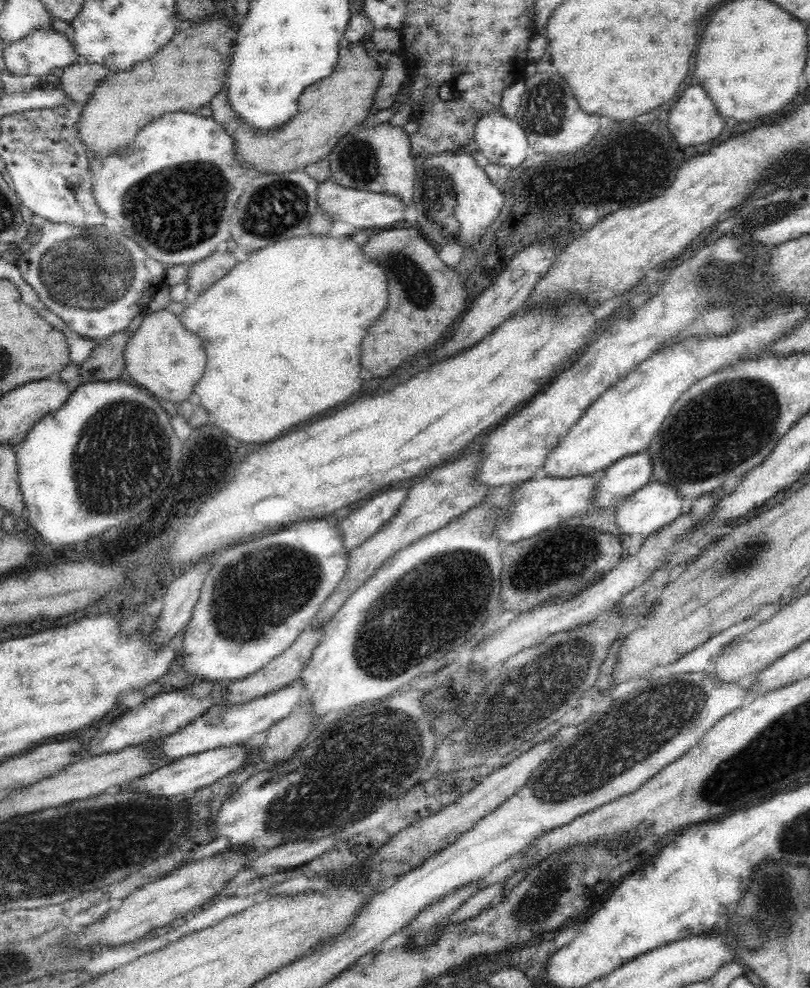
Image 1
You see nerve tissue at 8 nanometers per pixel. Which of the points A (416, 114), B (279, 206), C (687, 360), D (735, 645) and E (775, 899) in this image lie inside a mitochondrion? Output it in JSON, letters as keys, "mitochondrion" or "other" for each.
{"A":"other","B":"mitochondrion","C":"other","D":"other","E":"mitochondrion"}

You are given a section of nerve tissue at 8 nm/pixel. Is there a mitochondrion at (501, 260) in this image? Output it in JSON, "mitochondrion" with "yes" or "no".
{"mitochondrion":"no"}

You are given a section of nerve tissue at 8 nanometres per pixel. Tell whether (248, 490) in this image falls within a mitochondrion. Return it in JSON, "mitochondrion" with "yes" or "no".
{"mitochondrion":"no"}

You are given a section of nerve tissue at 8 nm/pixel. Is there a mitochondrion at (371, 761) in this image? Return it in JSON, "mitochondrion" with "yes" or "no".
{"mitochondrion":"yes"}

